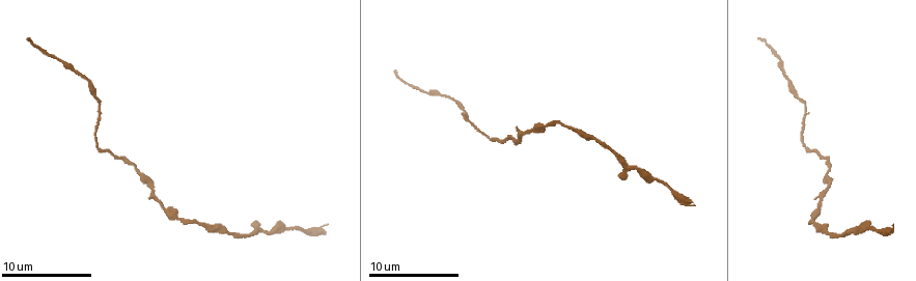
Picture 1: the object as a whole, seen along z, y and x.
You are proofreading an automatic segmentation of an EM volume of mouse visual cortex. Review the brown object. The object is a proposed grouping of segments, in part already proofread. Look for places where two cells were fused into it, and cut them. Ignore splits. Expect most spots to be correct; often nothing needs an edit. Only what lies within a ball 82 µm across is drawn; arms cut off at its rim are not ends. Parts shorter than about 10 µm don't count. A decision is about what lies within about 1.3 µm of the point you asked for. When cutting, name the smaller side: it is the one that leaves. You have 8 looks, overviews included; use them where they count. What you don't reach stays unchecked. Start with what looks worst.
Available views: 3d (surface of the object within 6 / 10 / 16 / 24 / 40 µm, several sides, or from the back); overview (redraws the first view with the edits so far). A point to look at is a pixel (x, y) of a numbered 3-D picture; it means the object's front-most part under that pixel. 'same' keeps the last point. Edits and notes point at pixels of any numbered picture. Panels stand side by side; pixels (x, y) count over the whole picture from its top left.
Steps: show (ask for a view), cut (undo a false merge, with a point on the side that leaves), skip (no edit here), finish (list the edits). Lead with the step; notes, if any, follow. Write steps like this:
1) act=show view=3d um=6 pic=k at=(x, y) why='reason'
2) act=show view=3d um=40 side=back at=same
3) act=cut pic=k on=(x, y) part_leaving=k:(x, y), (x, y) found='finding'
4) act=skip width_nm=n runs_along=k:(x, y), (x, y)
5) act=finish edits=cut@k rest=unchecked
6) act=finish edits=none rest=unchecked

act=show view=3d um=10 pic=1 at=(98, 146) why='calibre changes'

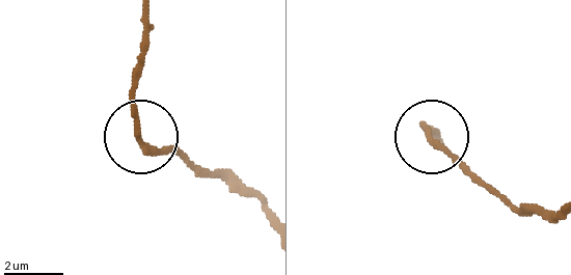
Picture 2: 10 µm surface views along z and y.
act=skip found='continuous, no second cell'

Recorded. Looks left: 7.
act=show view=3d um=16 pic=1 at=(828, 183)

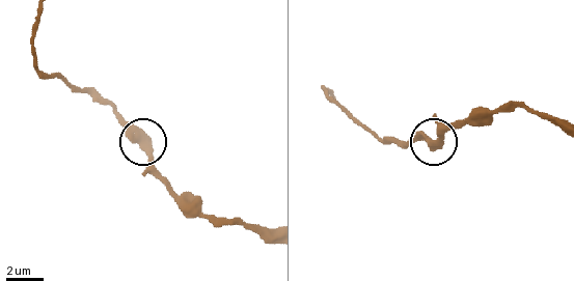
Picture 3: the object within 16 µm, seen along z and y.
act=skip found='all the same cell'

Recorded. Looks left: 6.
act=show view=3d um=10 pic=1 at=(179, 217) why='calibre changes'

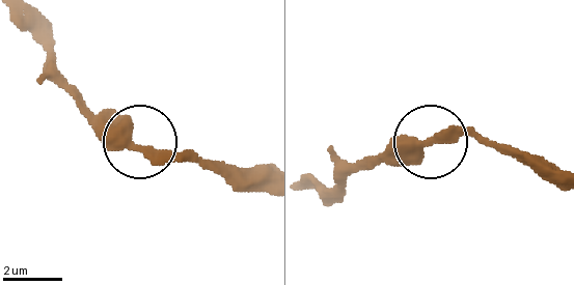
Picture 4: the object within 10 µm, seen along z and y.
act=show view=3d um=10 side=back pic=4 at=(426, 143) why='from behind'

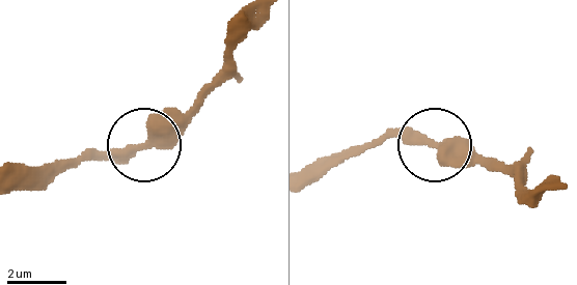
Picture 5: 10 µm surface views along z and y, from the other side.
act=skip runs_along=5:(527, 190), (505, 172), (461, 167), (401, 138), (359, 145) found='continuous, no second cell'

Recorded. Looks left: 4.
act=show view=3d um=10 pic=1 at=(649, 174) why='thick turns thin'

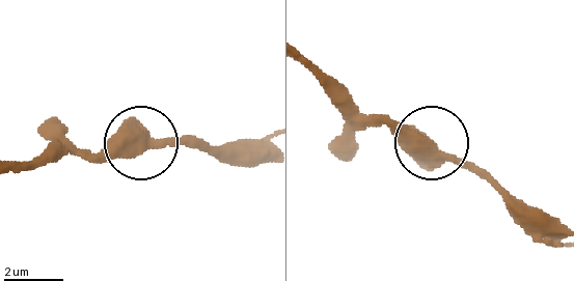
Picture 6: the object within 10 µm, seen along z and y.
act=show view=3d um=10 side=back pic=6 at=(430, 148)

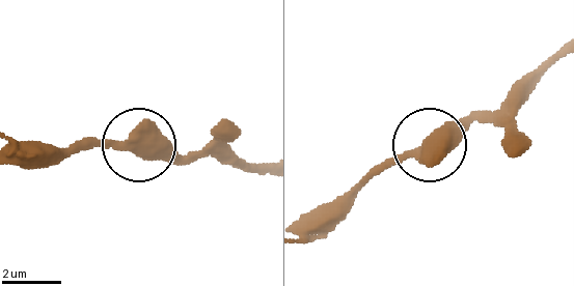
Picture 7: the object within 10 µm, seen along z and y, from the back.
act=skip arms=3 runs_along=7:(551, 60), (485, 115), (380, 162), (346, 192) found='one cell here'

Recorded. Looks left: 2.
act=finish edits=none rest=unchecked

